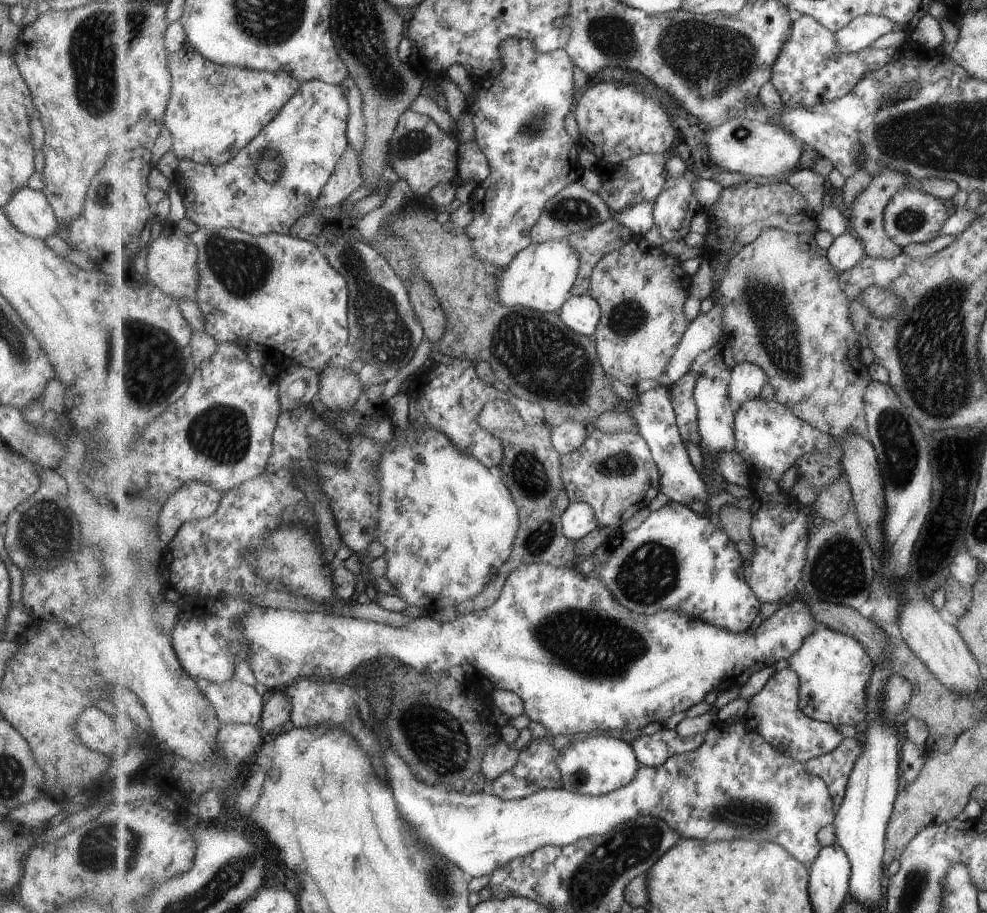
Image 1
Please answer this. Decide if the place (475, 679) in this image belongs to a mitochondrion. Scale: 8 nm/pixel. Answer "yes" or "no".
no

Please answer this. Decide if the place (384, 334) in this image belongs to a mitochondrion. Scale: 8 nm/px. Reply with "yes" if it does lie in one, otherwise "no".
yes

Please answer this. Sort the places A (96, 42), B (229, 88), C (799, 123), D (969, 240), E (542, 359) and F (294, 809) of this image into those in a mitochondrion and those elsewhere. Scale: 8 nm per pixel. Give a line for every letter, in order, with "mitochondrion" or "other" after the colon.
A: mitochondrion
B: other
C: other
D: other
E: mitochondrion
F: other

